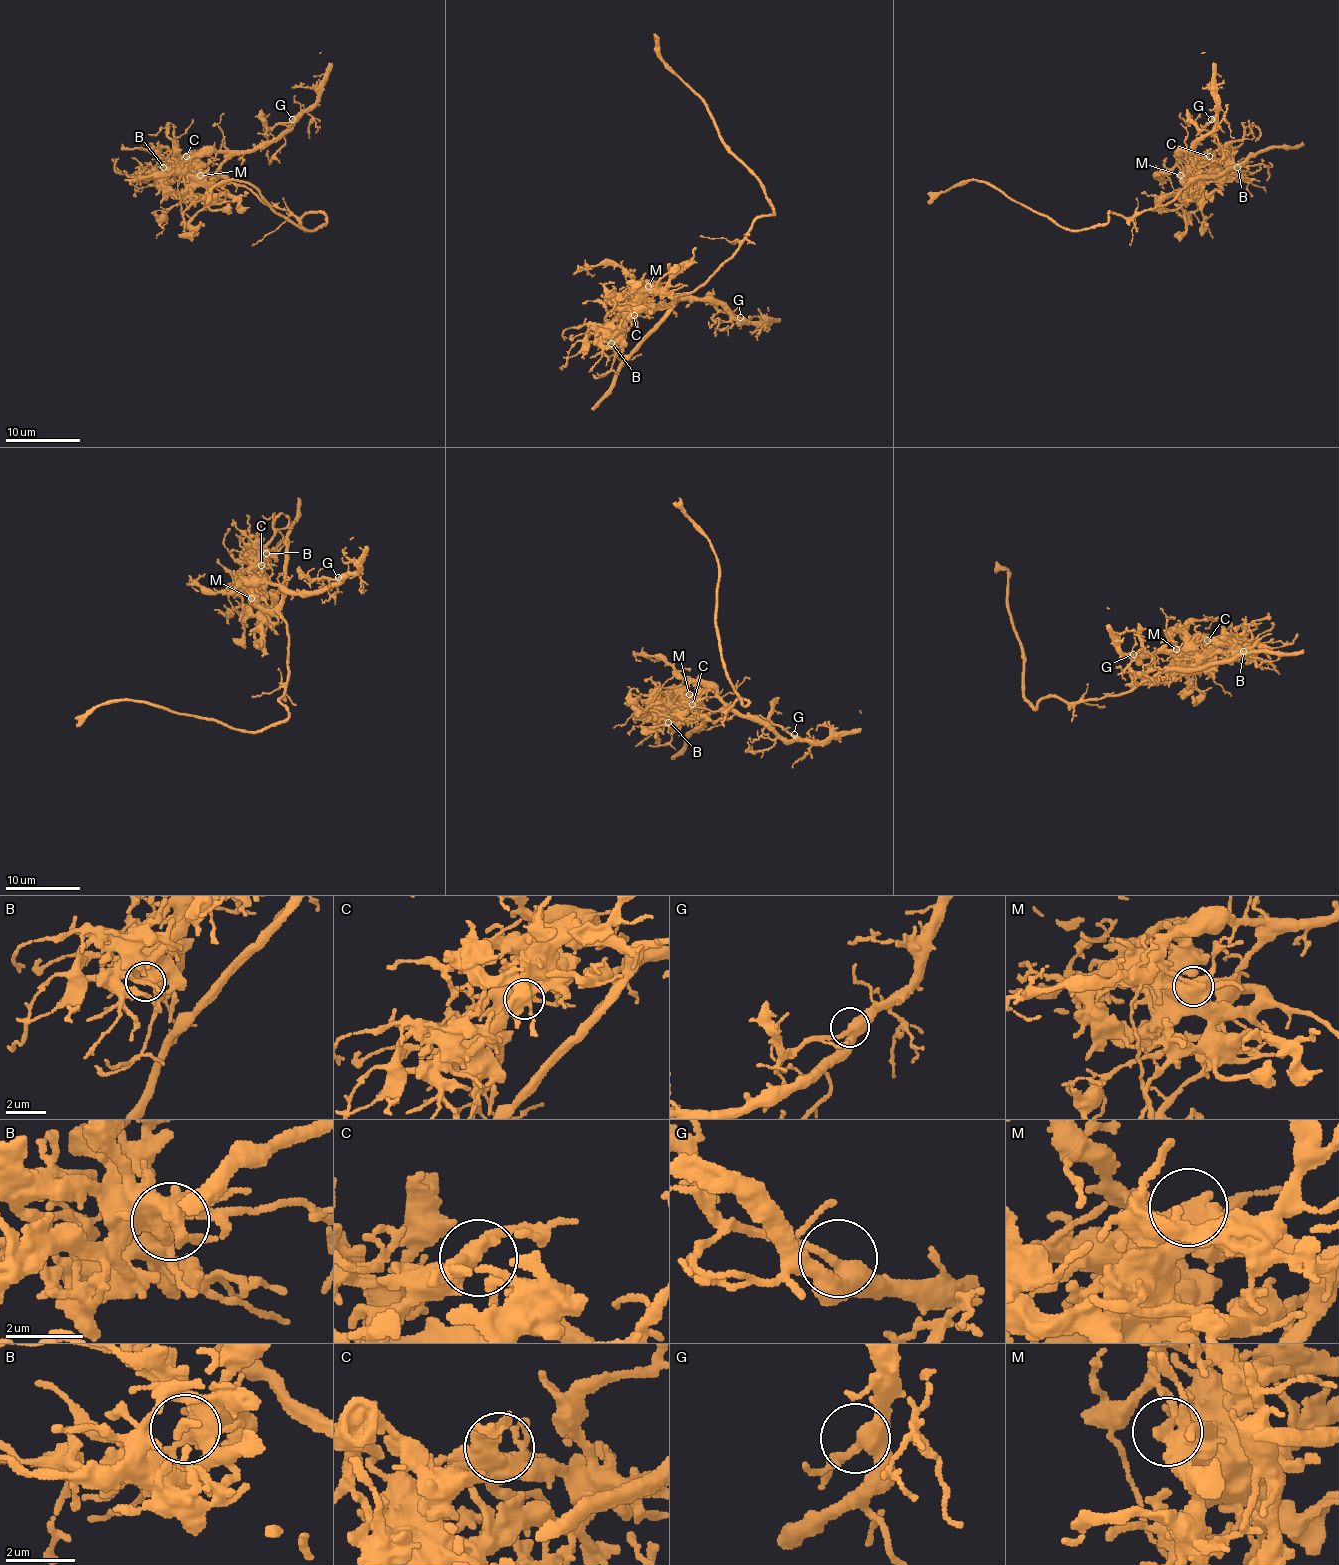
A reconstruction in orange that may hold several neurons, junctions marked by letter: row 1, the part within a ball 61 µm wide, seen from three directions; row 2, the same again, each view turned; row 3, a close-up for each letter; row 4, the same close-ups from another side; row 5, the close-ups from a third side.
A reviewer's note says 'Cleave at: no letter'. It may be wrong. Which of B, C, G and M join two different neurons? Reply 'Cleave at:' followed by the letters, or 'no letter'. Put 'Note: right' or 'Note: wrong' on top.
Note: wrong
Cleave at: M

